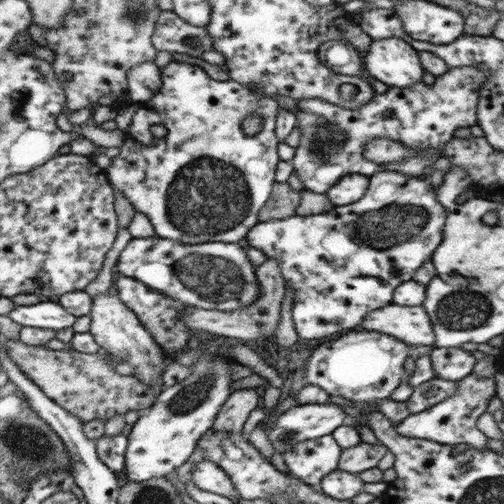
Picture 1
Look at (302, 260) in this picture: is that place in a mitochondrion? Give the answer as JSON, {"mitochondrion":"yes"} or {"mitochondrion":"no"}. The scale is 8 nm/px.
{"mitochondrion":"no"}

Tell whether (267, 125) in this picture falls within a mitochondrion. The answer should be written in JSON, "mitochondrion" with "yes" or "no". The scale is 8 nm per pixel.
{"mitochondrion":"no"}

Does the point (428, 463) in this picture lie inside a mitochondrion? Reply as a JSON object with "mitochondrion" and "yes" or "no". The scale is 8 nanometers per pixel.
{"mitochondrion":"no"}

